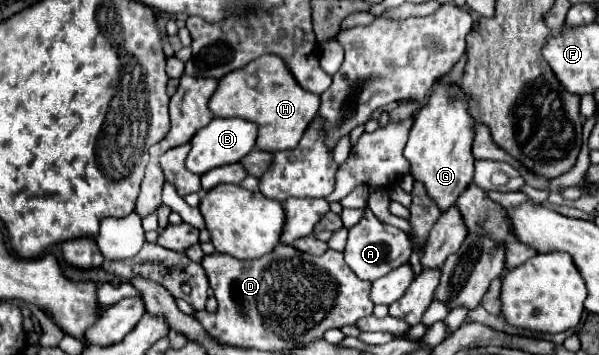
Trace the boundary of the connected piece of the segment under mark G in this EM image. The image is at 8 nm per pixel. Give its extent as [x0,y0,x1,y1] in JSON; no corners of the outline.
[404,81,474,211]

